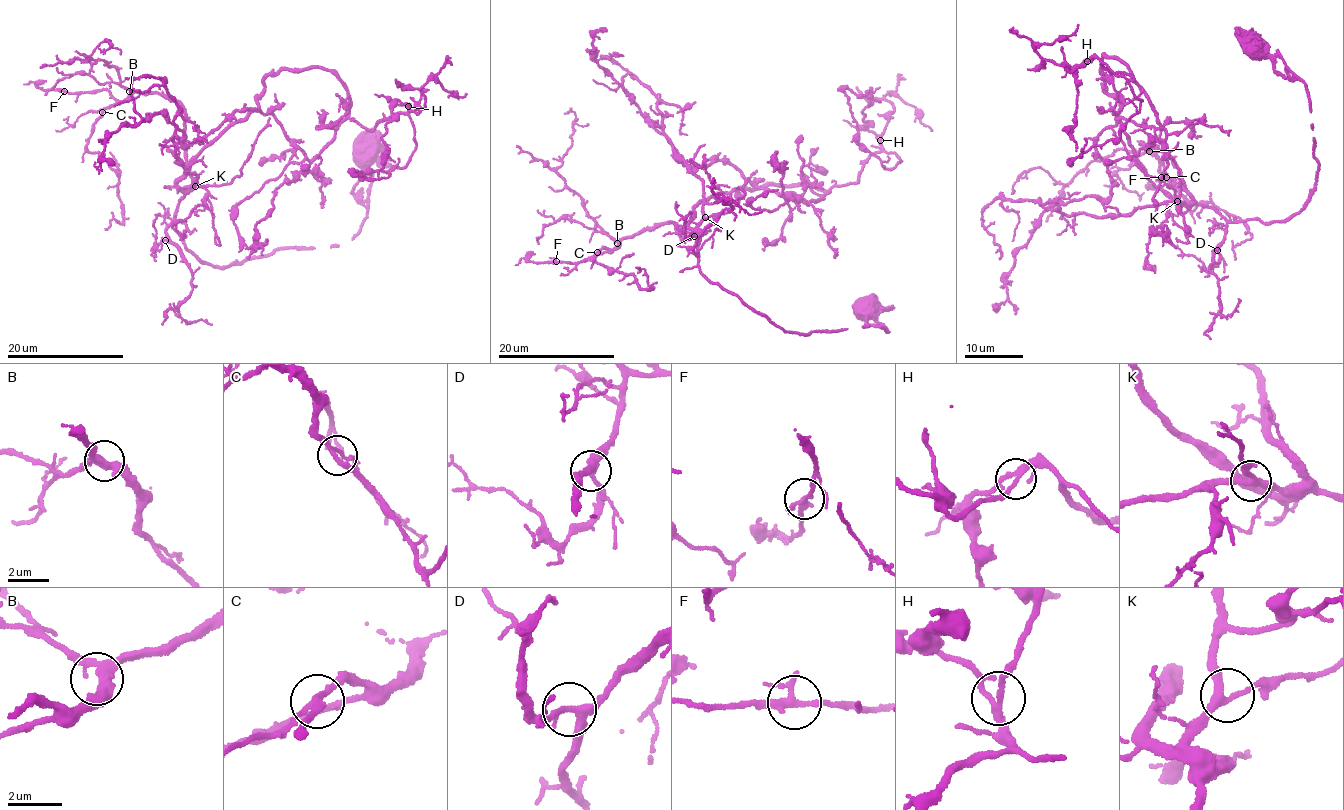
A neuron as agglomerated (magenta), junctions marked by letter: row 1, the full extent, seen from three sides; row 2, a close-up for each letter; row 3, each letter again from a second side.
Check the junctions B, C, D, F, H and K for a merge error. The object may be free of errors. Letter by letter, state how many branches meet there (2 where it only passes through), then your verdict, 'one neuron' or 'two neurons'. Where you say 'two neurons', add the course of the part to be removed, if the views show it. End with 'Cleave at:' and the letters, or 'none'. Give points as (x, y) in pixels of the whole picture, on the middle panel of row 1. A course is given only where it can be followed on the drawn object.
B: branches 3; one neuron
C: branches 3; one neuron
D: branches 3; one neuron
F: branches 3; one neuron
H: branches 3; one neuron
K: branches 3; one neuron
Cleave at: none

